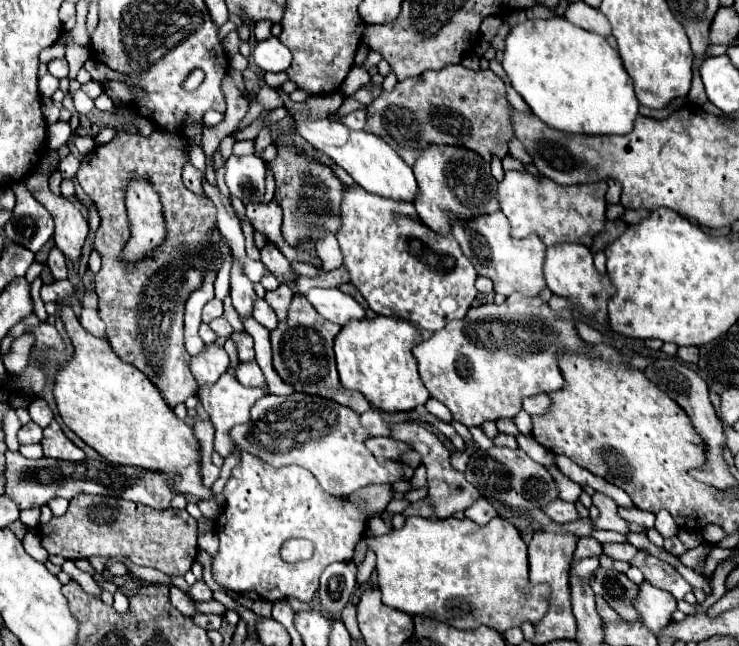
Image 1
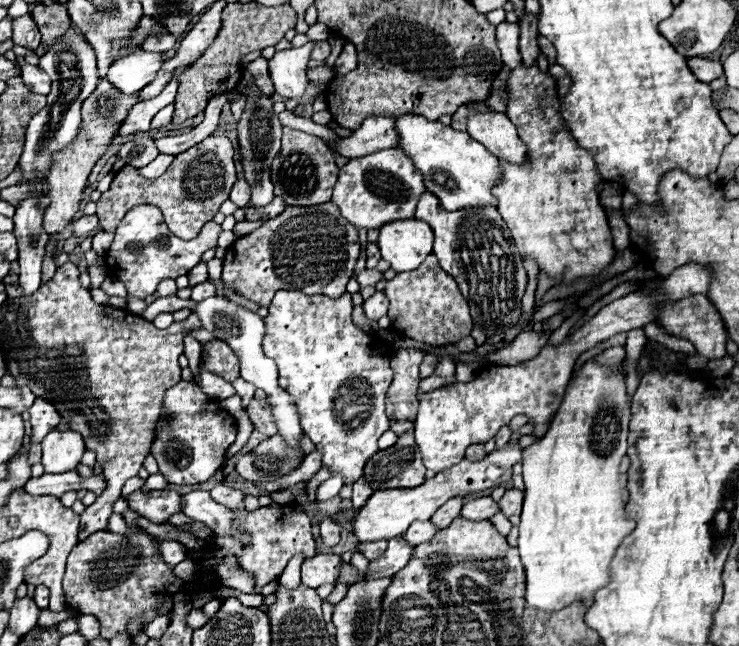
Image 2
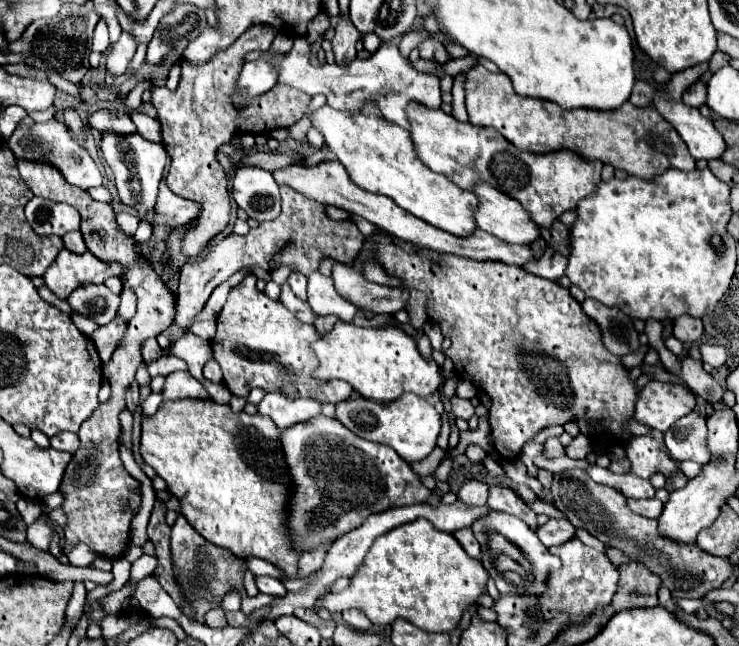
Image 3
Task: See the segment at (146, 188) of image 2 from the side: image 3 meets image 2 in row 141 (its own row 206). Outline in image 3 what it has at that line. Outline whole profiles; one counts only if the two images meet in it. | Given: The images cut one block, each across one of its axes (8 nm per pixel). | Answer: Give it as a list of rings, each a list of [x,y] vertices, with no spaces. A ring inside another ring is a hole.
[[[268,24],[250,26],[228,50],[216,52],[208,62],[192,66],[182,60],[182,76],[174,92],[170,92],[168,88],[152,88],[152,104],[156,106],[158,120],[162,124],[162,142],[166,144],[165,149],[172,158],[166,184],[174,194],[202,202],[202,212],[194,220],[194,226],[184,240],[184,254],[188,258],[198,256],[204,244],[212,236],[222,232],[230,218],[230,202],[226,192],[228,178],[216,160],[218,146],[230,142],[234,136],[240,134],[268,134],[276,128],[290,128],[304,116],[310,104],[308,94],[300,94],[300,90],[292,90],[290,86],[280,86],[277,83],[274,86],[274,98],[272,92],[268,92],[258,102],[248,104],[244,110],[236,110],[232,106],[232,86],[236,74],[242,68],[244,54],[252,50],[266,50],[268,46],[272,46],[276,34],[276,28]]]

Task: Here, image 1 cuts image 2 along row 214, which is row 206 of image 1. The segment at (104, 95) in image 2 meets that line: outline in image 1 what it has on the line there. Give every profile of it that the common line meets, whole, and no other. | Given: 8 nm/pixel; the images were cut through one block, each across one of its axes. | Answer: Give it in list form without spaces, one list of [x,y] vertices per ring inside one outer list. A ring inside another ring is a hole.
[[[36,170],[24,180],[30,194],[50,212],[54,220],[54,244],[64,252],[70,262],[80,258],[84,240],[88,236],[88,220],[84,212],[64,196],[54,196],[50,192],[48,176]]]

